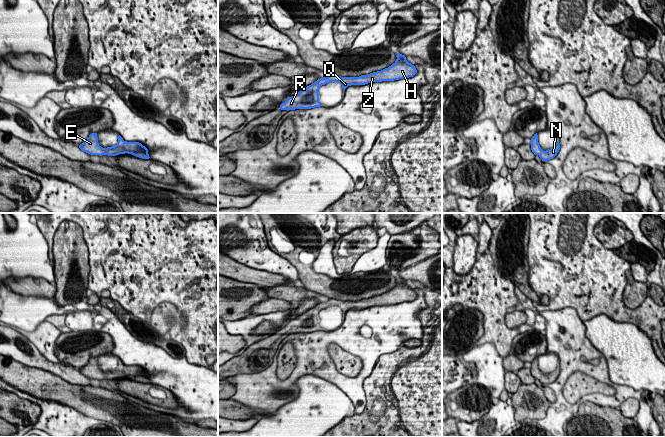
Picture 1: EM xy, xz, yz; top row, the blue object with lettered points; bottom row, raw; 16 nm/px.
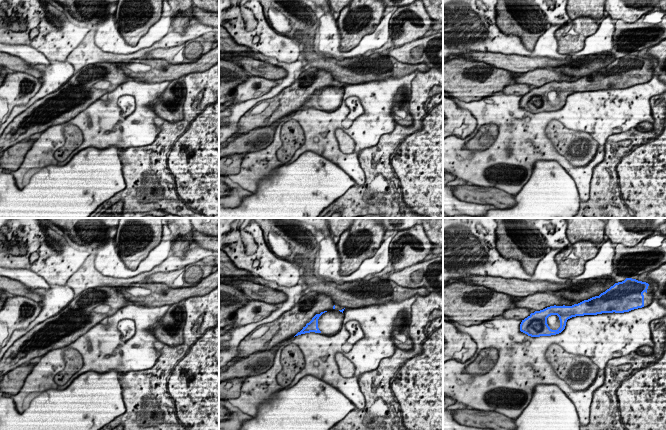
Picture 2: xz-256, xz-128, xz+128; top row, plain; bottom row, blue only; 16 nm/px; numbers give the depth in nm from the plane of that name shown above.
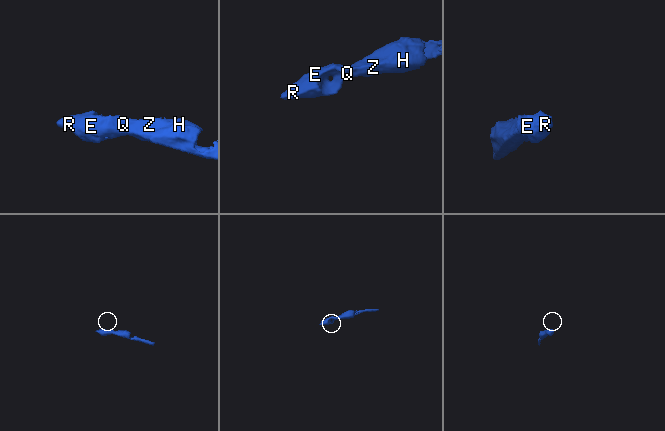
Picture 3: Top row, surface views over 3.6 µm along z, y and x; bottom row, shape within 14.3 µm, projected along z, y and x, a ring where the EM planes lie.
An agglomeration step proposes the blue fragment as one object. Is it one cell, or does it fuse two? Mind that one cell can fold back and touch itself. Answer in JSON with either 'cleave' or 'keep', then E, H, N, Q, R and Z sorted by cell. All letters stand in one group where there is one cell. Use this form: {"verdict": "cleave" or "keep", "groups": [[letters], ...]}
{"verdict": "keep", "groups": [["E", "H", "N", "Q", "R", "Z"]]}

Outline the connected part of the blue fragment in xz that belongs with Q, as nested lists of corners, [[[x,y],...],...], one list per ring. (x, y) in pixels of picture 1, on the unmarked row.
[[[399,277],[396,281],[396,285],[388,292],[367,299],[361,299],[359,301],[329,299],[327,302],[320,302],[294,318],[292,321],[288,321],[286,325],[280,329],[280,333],[289,335],[295,333],[311,333],[322,330],[319,326],[318,314],[326,307],[338,306],[345,314],[351,309],[365,309],[372,306],[394,305],[413,301],[417,297],[415,290],[409,287],[404,279]]]

